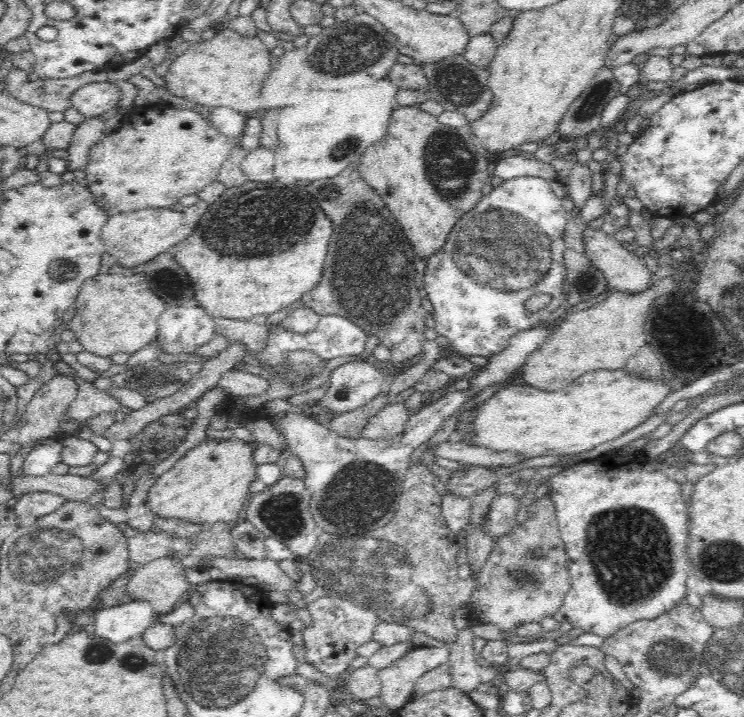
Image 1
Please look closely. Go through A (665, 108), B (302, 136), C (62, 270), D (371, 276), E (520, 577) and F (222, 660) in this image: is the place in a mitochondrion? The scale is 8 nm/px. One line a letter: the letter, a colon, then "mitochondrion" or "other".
A: other
B: other
C: mitochondrion
D: mitochondrion
E: mitochondrion
F: mitochondrion

